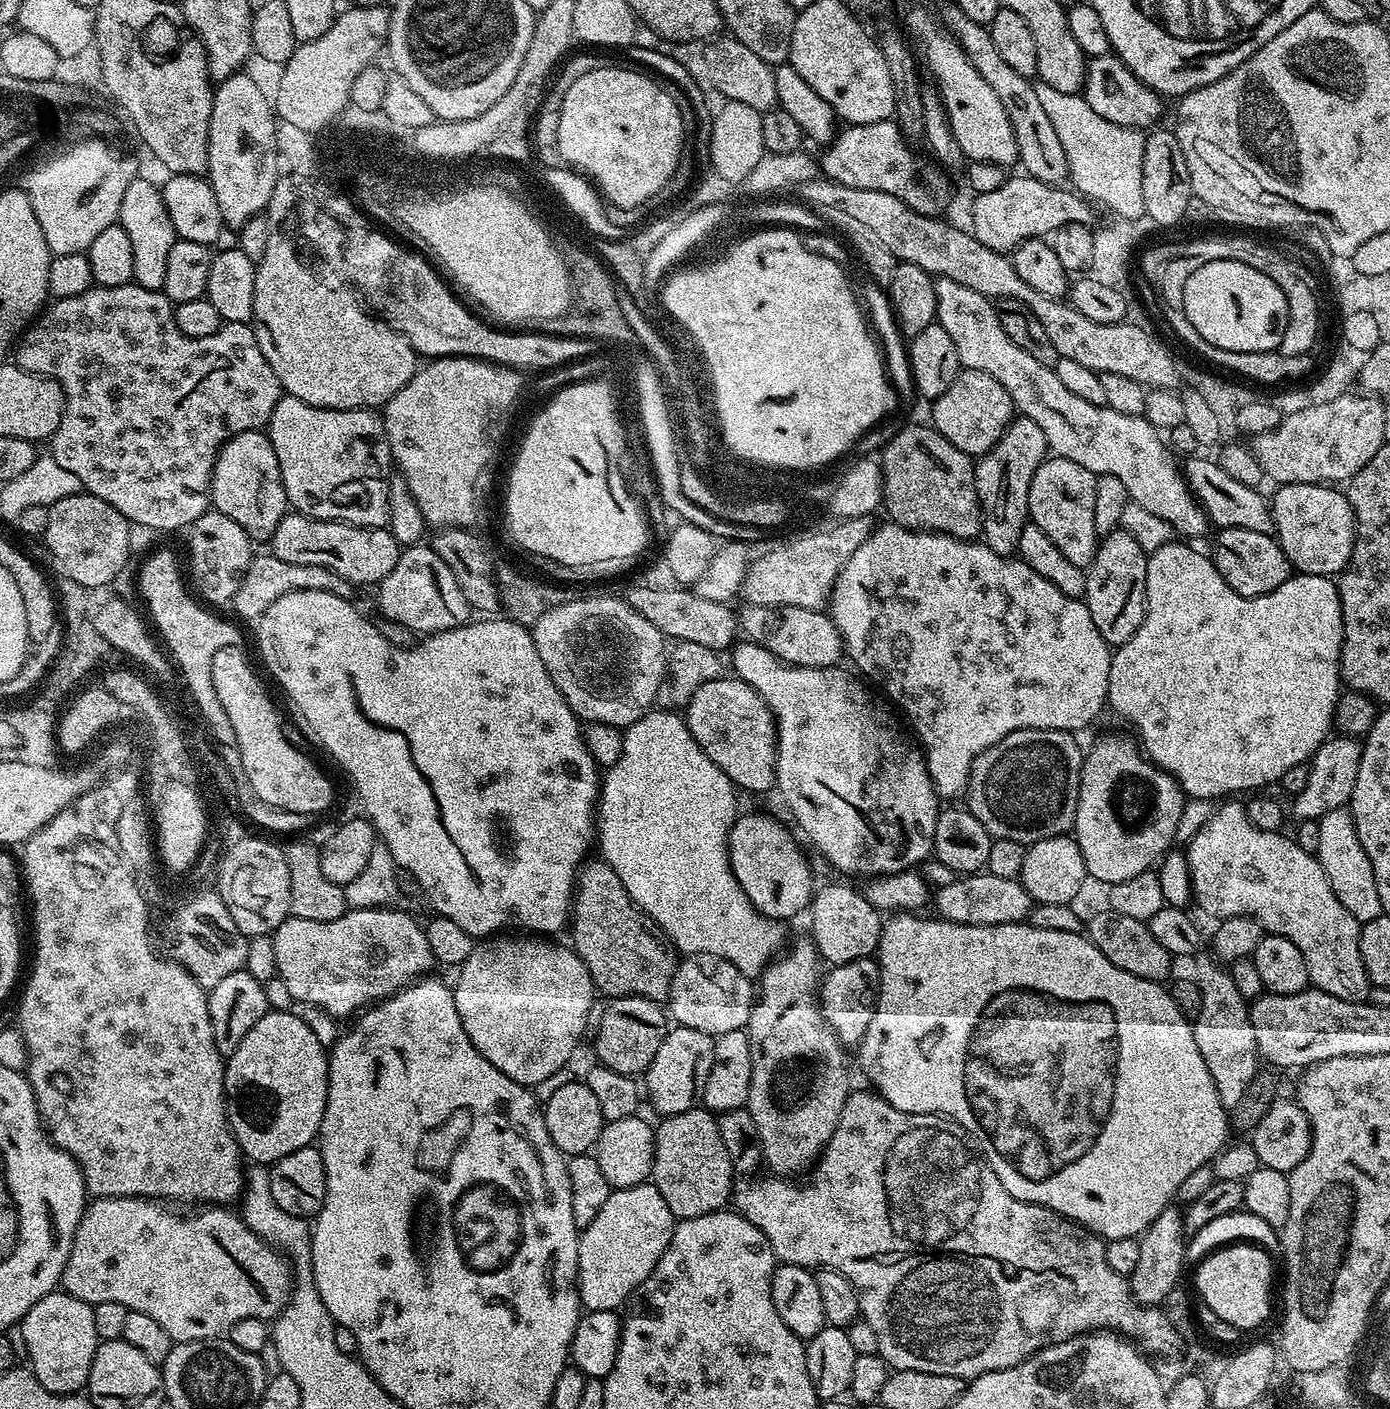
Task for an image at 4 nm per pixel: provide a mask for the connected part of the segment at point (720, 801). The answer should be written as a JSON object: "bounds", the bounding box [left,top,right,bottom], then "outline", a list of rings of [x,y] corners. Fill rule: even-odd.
{"bounds":[596,710,785,977],"outline":[[[650,710],[623,733],[622,758],[606,769],[600,782],[596,821],[599,855],[622,878],[630,899],[664,931],[677,953],[714,954],[738,966],[742,974],[759,977],[785,947],[785,925],[763,916],[734,878],[728,857],[728,831],[738,815],[736,785],[706,758],[679,711]]]}

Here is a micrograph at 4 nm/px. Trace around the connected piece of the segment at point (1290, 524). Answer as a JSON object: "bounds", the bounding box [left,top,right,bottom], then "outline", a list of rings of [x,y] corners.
{"bounds":[1270,484,1356,578],"outline":[[[1281,484],[1275,489],[1276,493],[1271,493],[1270,503],[1272,505],[1272,527],[1274,529],[1274,535],[1279,540],[1282,550],[1286,554],[1286,558],[1292,563],[1293,569],[1297,573],[1305,576],[1326,576],[1329,578],[1339,577],[1344,568],[1350,562],[1352,557],[1352,547],[1356,541],[1356,520],[1352,517],[1352,507],[1348,501],[1347,495],[1343,491],[1335,492],[1335,487],[1325,486],[1322,484]]]}

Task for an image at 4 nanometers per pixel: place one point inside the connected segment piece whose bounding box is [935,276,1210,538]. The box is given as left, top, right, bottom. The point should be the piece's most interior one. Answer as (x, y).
(1130, 447)

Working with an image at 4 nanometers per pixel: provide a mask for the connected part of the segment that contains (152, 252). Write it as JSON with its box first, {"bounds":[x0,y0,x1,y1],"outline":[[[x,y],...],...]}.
{"bounds":[119,178,178,289],"outline":[[[137,178],[126,186],[126,195],[122,198],[119,224],[130,237],[130,250],[134,254],[133,281],[143,288],[163,289],[166,282],[166,261],[170,255],[170,246],[178,238],[170,214],[166,214],[166,202],[159,183],[151,184],[144,178]]]}

